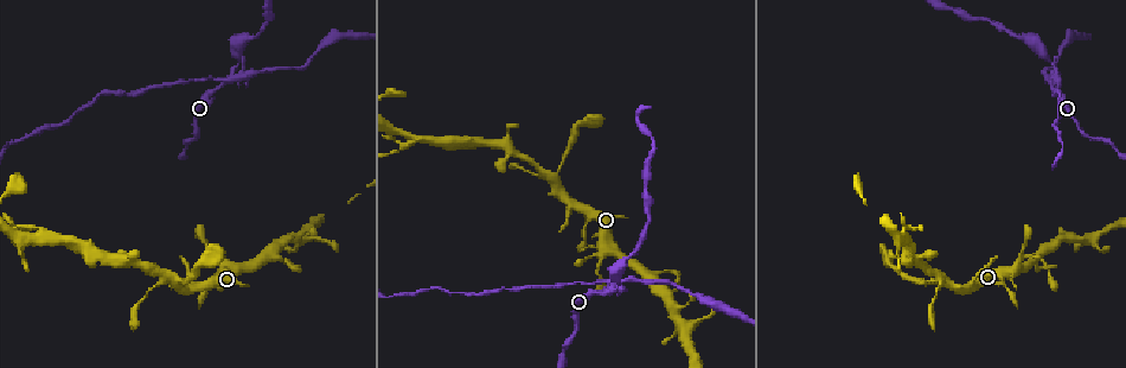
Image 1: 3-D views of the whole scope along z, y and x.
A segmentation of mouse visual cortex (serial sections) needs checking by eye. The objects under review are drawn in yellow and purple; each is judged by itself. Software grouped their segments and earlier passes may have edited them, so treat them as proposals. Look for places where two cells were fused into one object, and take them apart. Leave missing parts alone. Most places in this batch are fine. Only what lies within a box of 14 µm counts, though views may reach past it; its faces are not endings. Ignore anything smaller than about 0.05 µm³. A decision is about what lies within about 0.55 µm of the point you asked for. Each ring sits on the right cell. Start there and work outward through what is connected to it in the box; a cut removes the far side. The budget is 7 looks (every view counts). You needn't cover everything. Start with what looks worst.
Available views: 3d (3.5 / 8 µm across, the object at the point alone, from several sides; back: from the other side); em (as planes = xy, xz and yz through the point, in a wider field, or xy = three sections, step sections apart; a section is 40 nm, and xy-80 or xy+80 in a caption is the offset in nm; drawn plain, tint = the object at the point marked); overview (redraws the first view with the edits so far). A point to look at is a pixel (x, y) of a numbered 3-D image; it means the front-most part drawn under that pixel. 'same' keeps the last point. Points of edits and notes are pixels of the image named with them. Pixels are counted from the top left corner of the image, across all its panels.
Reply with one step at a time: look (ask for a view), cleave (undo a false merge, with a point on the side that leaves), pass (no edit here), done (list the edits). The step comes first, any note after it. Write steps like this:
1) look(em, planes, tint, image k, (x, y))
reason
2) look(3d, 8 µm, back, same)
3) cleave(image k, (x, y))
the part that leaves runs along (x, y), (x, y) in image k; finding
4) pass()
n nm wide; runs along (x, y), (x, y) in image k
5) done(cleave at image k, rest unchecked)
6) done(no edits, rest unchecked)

look(3d, 3.5 µm, image 1, (235, 77))
four-way junction

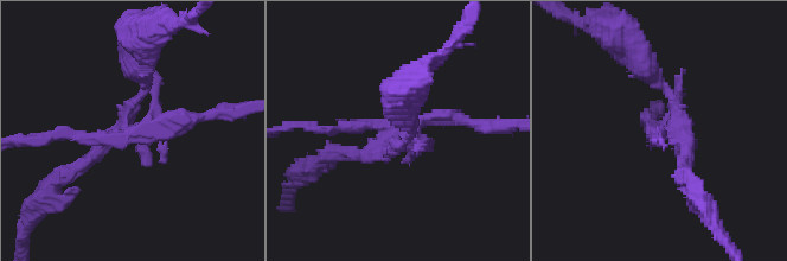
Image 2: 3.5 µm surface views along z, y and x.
look(em, planes, plain, image 2, (391, 144))
need the tissue

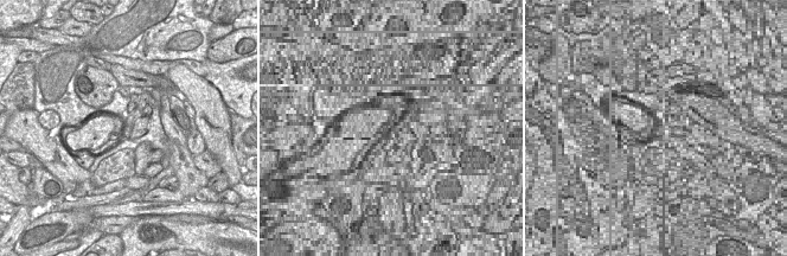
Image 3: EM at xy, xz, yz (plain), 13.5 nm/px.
look(em, planes, tint, same)

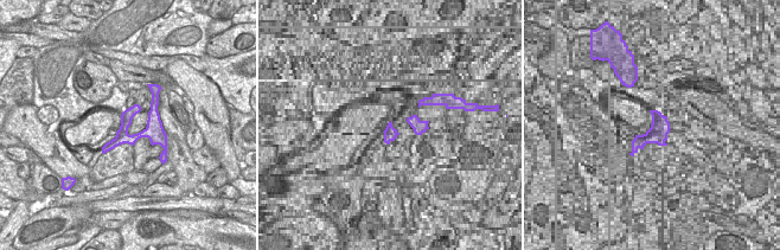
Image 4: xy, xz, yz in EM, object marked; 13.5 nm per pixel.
cleave(image 2, (161, 132))
the part that leaves runs along (121, 134), (223, 113) in image 2; a second cell is stuck on

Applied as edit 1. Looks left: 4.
look(overview)

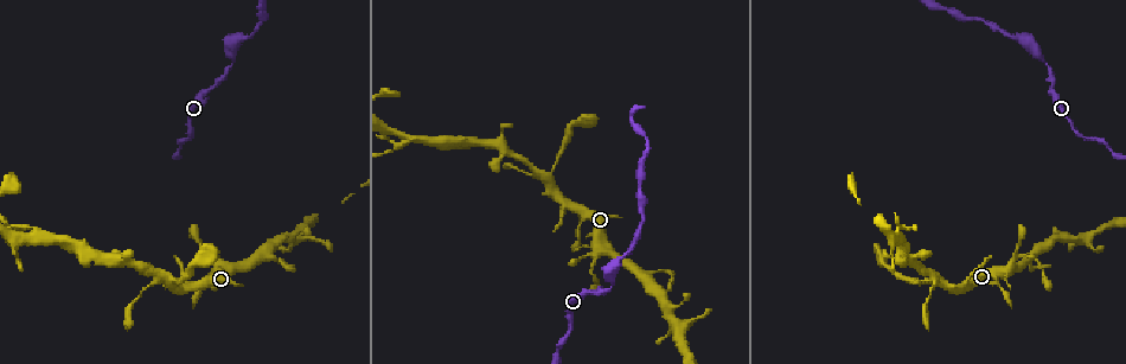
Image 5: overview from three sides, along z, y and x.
look(3d, 3.5 µm, image 5, (168, 280))
looks like a crossing

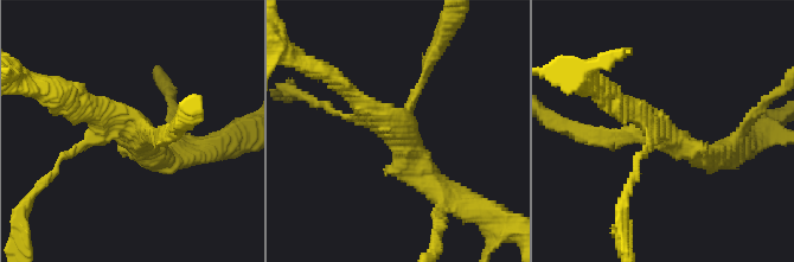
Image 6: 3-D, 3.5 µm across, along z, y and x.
look(em, xy, step 1, tint, image 6, (659, 131))
4 arms; arms of 100, 150, 250, 350 nm; now the EM

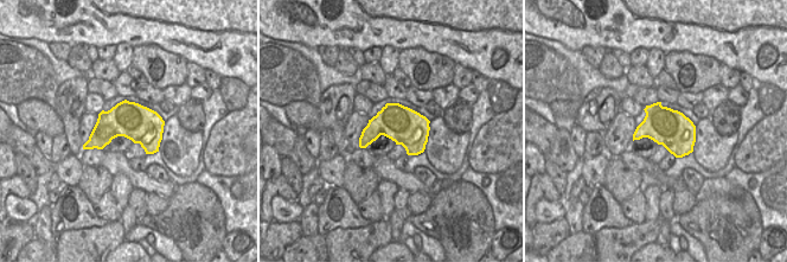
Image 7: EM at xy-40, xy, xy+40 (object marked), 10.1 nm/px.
pass()
runs along (435, 187), (405, 135), (337, 84) in image 6; one cell here

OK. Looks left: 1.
done(cleave at image 2, rest unchecked)

